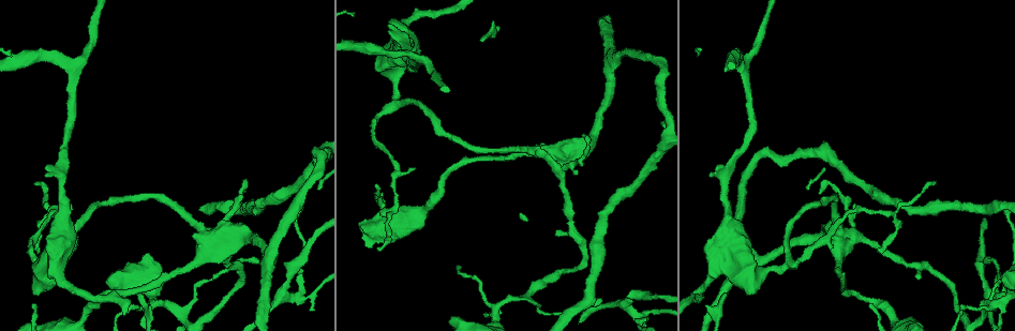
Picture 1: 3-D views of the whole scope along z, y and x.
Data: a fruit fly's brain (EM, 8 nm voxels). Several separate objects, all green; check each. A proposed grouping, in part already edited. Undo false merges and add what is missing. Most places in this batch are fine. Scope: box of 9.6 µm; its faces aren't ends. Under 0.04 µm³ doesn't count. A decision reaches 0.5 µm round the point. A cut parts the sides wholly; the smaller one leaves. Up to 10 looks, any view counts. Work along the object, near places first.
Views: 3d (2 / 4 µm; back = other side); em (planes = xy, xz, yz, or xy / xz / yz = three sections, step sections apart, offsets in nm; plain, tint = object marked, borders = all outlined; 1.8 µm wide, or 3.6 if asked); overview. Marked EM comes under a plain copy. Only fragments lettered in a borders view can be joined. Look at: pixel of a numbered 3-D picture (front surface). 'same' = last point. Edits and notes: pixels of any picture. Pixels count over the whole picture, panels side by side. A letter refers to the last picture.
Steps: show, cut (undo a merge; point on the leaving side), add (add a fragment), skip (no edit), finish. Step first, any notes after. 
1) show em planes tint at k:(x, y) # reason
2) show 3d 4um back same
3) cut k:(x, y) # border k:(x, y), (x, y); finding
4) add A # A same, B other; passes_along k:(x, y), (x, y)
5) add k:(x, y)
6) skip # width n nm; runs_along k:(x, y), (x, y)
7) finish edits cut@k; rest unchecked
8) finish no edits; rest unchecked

show 3d 2um at 1:(45, 249) # thick end

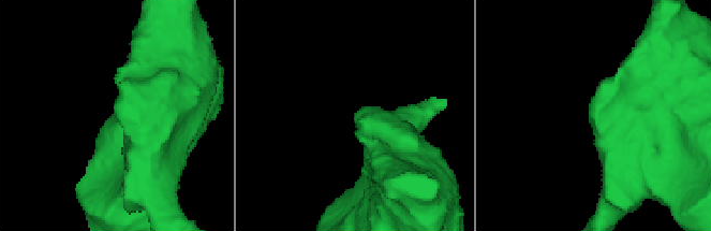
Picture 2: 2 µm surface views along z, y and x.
show em planes tint at 2:(598, 110)

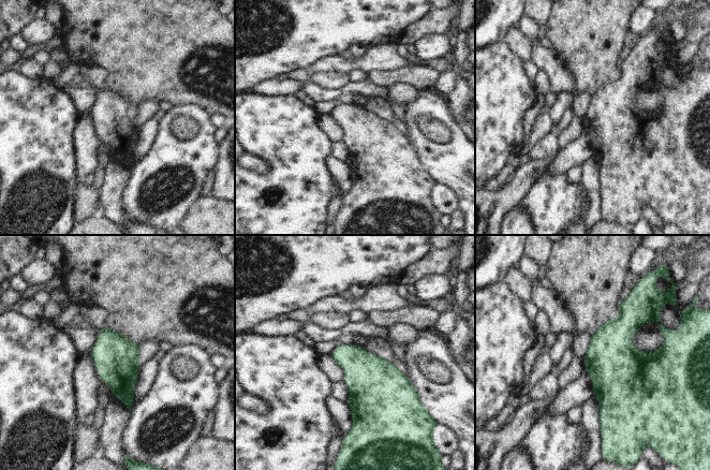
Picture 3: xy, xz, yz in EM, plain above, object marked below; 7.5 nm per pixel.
show em planes borders same # see the neighbours

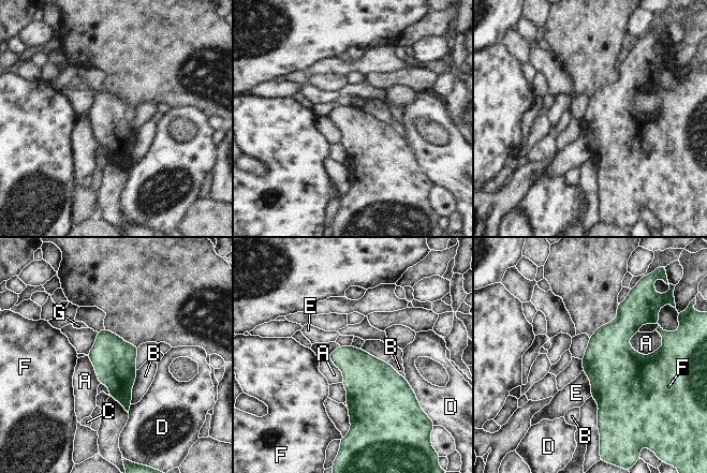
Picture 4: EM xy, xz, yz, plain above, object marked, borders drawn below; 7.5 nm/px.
skip # A other, B other, C other, D other, E other, F other, G other; border 4:(583, 370), (589, 380), (591, 396); none of them fits

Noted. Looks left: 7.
show em planes borders at 1:(390, 29) # branch stops here

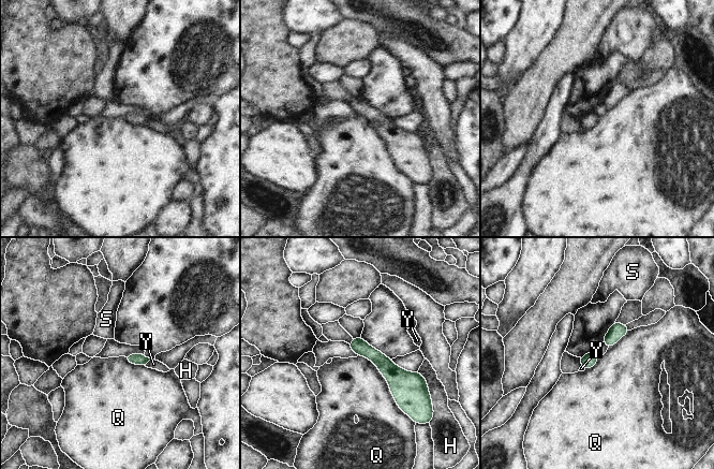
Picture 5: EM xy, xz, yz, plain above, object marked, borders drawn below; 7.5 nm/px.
skip # H other, Q other, S other, Y other; border 5:(358, 354), (376, 367), (407, 415); none of them fits

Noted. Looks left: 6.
show em planes borders at 1:(414, 168)

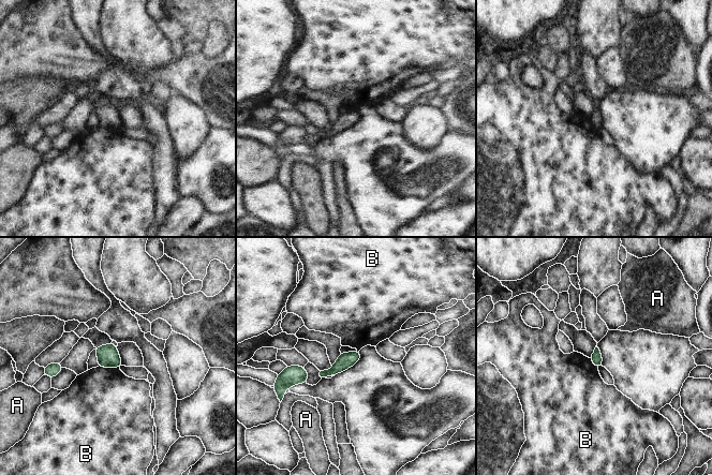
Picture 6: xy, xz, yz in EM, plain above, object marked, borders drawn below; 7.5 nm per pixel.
skip # width 90 nm; A other, B other; border 6:(98, 366), (119, 368); no lettered fragment goes on from it

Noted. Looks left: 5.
show em planes borders at 1:(377, 249) # thin end

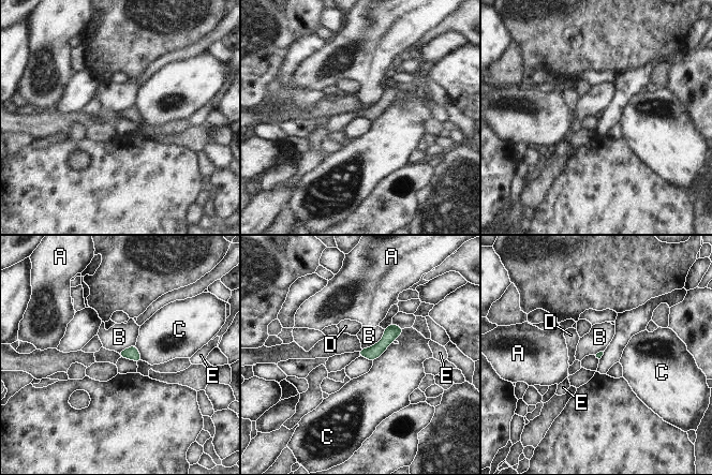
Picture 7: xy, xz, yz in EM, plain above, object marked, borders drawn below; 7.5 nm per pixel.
skip # longest_contact B 220 nm; A other, B other, C other, D other, E other; no lettered fragment goes on from it

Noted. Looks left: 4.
finish no edits; rest unchecked

